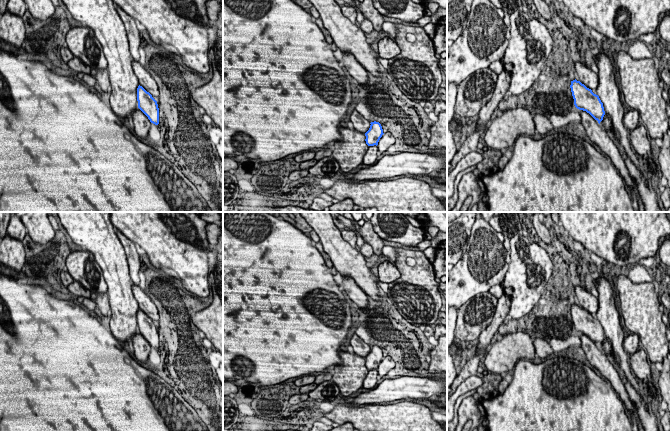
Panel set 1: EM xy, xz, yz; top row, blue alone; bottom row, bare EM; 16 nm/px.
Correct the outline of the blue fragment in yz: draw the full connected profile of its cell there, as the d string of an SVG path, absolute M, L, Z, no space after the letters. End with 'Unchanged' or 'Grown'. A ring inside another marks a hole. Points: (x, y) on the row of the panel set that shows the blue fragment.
M576 79L571 81L570 88L575 107L589 113L600 124L605 111L599 96Z. Unchanged

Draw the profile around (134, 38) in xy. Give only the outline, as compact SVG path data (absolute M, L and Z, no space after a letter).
M62 0L63 5L72 17L89 27L103 48L107 60L107 71L110 80L110 106L113 112L123 121L138 108L137 88L139 81L132 68L132 61L140 59L139 47L141 35L135 19L129 16L112 0Z

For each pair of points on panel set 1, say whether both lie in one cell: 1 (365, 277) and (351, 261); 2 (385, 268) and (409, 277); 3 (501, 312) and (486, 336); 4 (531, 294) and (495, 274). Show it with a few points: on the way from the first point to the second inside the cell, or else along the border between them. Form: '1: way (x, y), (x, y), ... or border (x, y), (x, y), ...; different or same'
1: way (361, 273), (353, 265); same
2: border (395, 265), (399, 276), (388, 284); different
3: way (498, 318), (490, 330); same
4: border (509, 256), (509, 268), (500, 284); different

